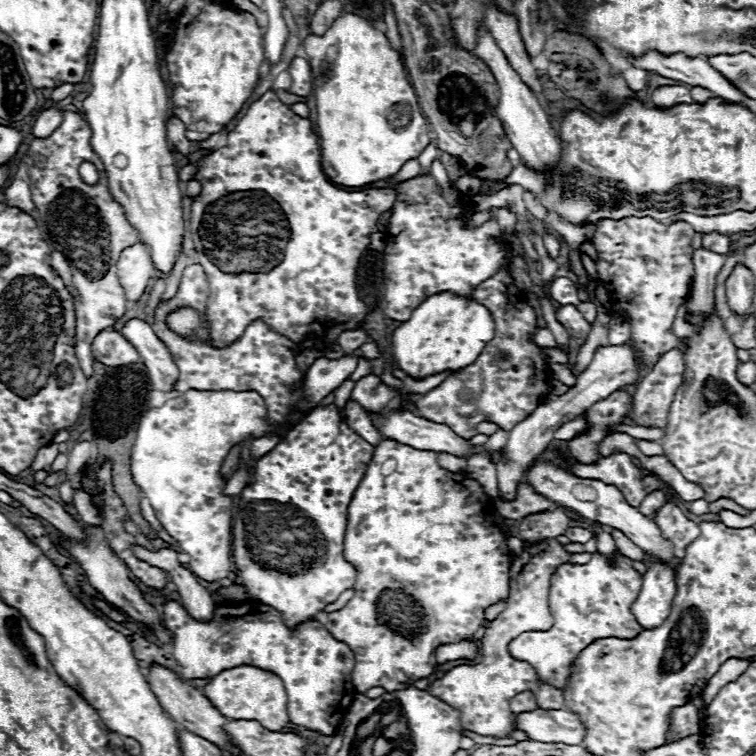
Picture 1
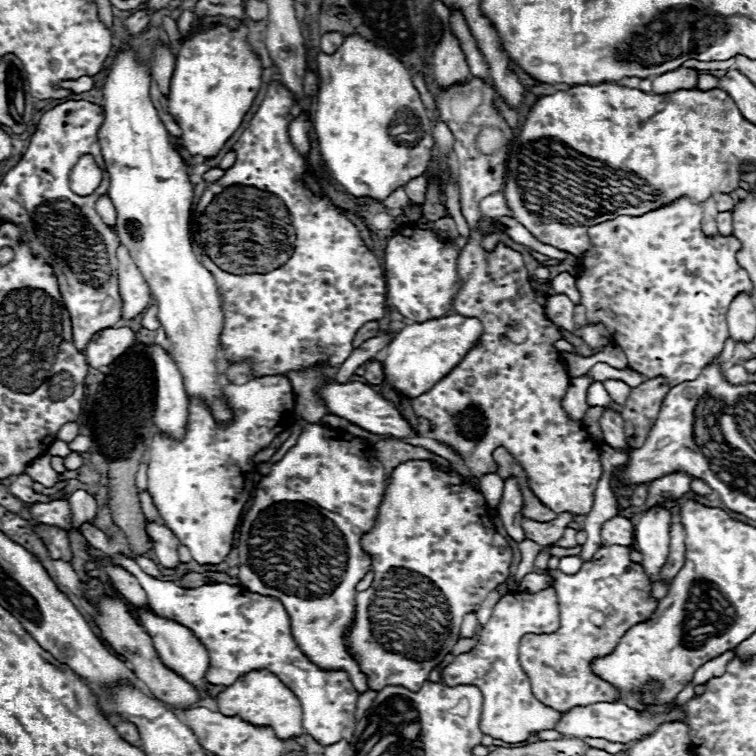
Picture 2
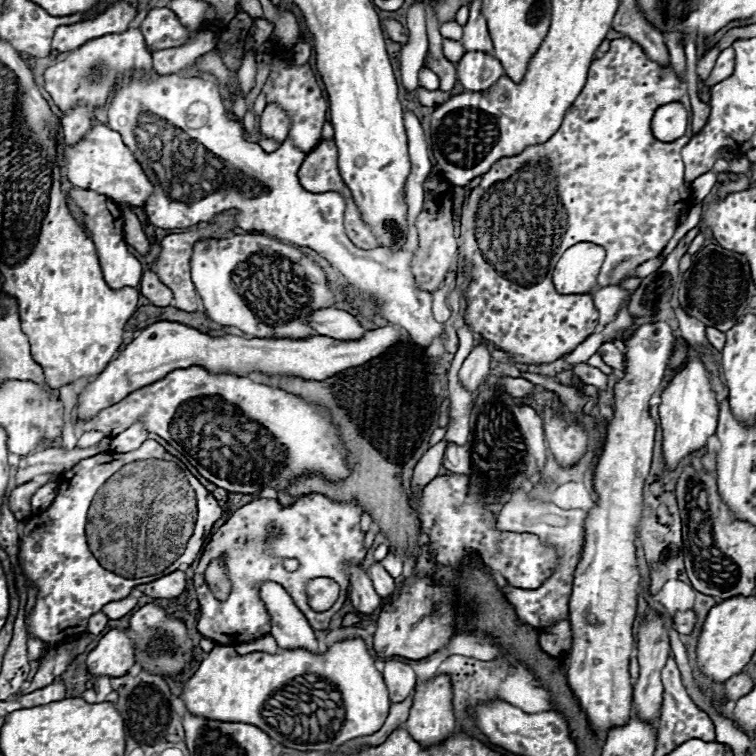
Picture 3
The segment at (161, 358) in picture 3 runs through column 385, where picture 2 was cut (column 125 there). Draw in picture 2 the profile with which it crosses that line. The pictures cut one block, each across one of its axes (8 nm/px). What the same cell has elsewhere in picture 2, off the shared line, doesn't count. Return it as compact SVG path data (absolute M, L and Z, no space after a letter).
M126 326L122 328L106 328L100 330L94 340L88 342L84 356L86 362L92 368L100 368L100 366L108 366L112 364L118 356L122 356L128 348L132 348L136 342L134 332Z

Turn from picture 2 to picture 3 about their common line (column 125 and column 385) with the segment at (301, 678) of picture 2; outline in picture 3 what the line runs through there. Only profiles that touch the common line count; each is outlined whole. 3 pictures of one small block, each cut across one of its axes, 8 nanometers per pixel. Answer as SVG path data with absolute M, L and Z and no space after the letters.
M389 549L386 558L382 560L382 566L392 574L392 578L397 578L402 574L403 570L403 560L401 557L395 555L393 550Z

